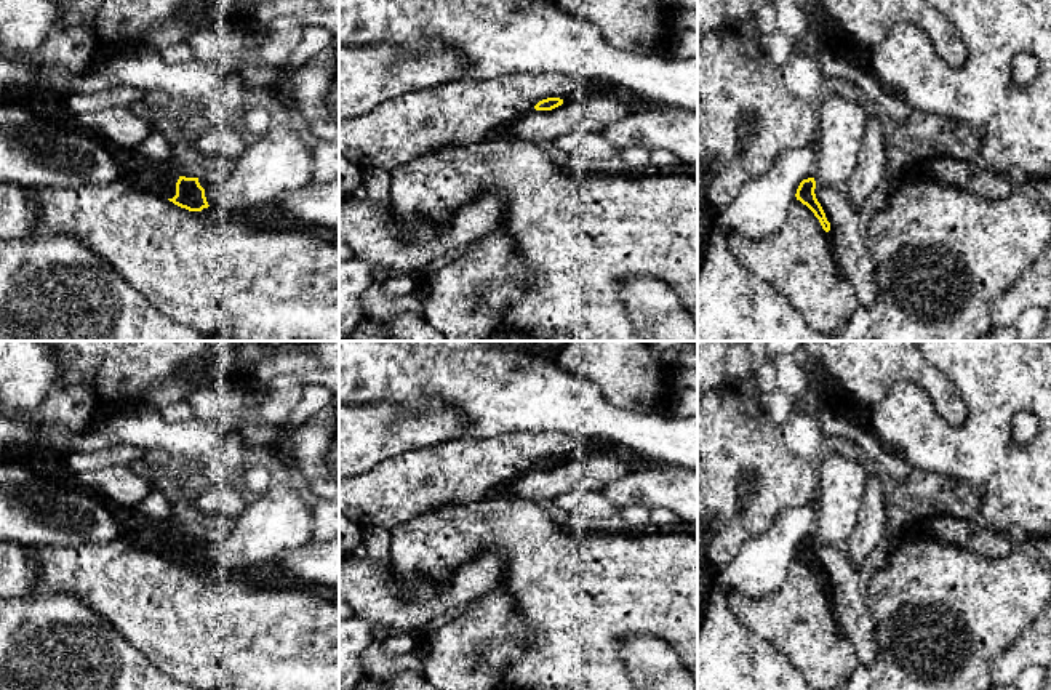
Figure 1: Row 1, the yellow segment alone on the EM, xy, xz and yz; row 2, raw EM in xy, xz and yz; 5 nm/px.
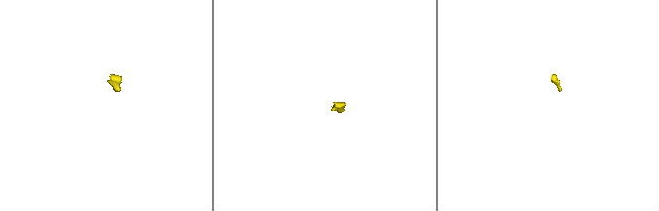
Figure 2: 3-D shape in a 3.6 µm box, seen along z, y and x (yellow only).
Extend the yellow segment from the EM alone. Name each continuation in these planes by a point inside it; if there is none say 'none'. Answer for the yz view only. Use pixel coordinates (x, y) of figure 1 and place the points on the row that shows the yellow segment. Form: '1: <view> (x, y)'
none

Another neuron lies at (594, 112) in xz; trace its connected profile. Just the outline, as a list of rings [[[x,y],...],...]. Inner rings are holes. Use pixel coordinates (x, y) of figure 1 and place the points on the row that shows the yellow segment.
[[[587,93],[584,98],[552,110],[533,109],[507,125],[499,139],[526,141],[550,147],[558,138],[576,130],[601,133],[629,114],[627,102],[616,101],[606,93]]]

